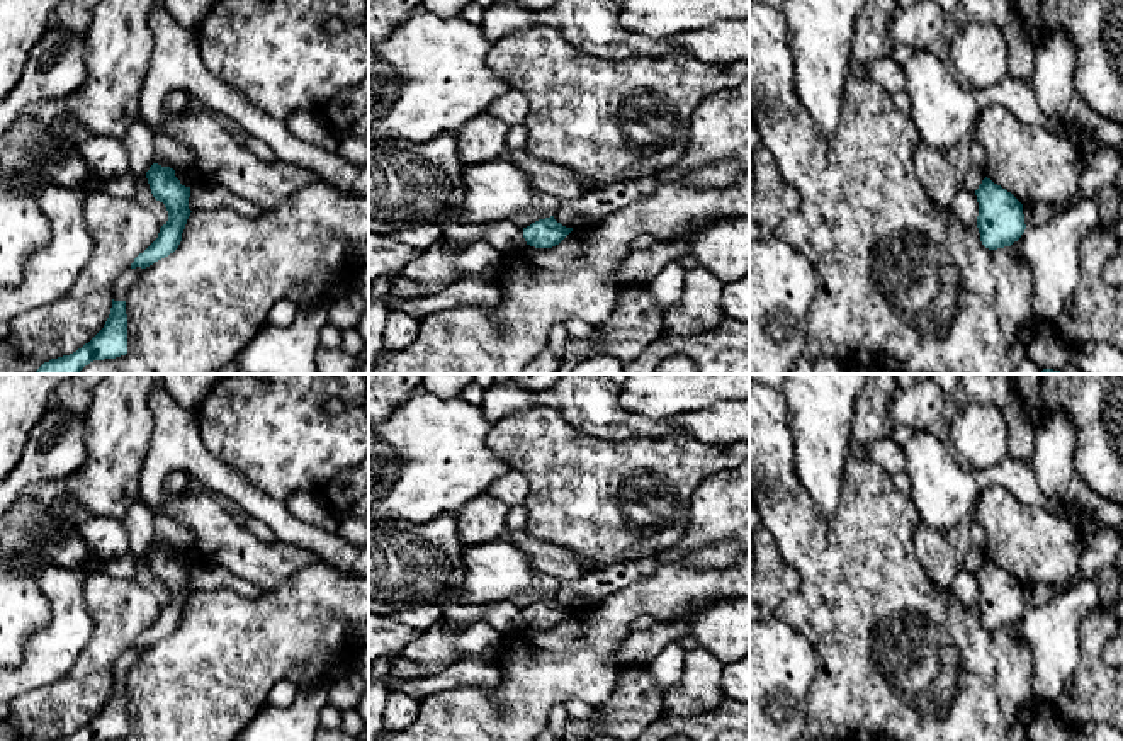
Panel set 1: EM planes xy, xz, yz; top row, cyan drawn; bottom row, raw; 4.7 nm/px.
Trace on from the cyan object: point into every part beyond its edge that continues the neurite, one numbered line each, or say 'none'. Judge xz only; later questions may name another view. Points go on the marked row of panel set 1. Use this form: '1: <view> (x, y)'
none

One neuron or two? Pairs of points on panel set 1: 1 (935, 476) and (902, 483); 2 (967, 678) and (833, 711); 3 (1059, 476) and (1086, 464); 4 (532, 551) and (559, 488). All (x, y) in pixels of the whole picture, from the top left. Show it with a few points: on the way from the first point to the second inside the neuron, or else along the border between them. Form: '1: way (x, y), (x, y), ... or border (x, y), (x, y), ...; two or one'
1: border (902, 471), (909, 480), (911, 493); two
2: way (933, 682), (884, 682), (867, 694); one
3: border (1076, 429), (1074, 473); two
4: border (524, 531), (564, 546), (573, 554); two

